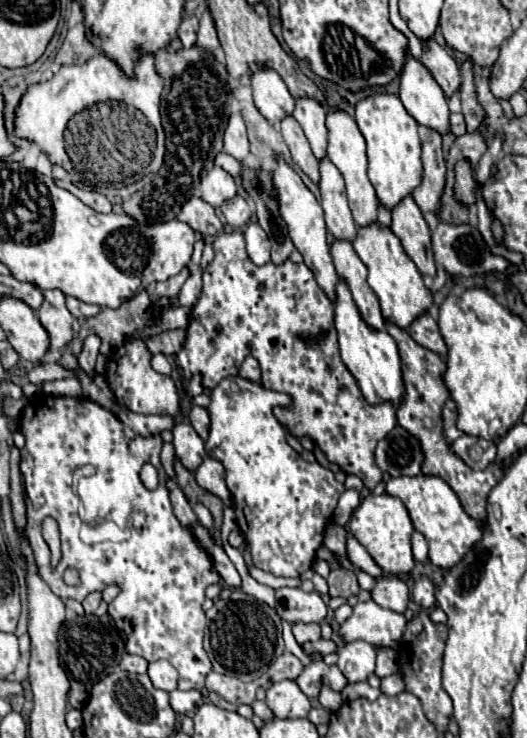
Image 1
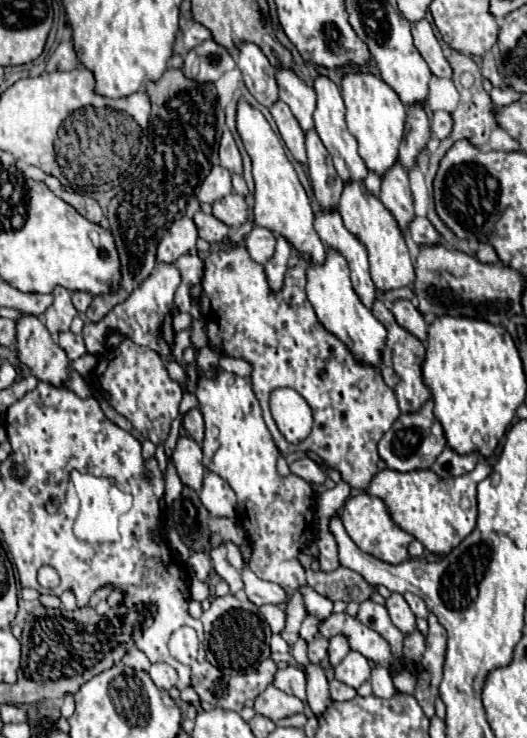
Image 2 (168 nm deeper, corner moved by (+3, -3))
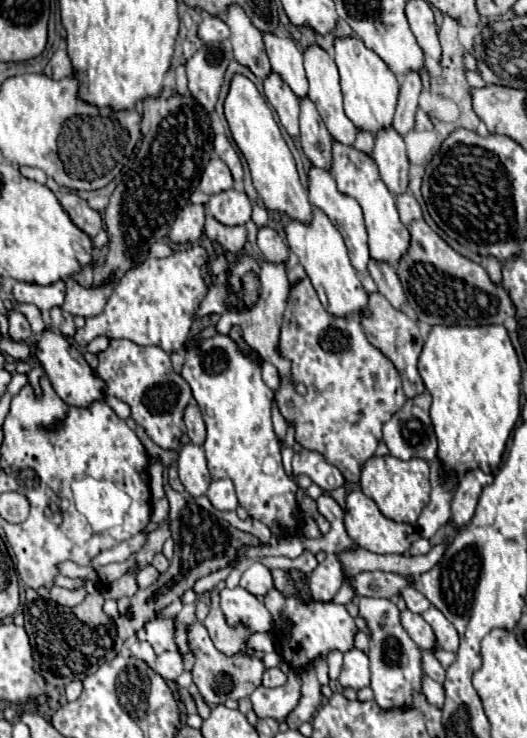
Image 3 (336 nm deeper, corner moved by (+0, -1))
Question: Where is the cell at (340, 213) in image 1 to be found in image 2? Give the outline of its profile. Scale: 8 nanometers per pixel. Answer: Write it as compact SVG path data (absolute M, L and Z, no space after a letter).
M314 130L306 134L306 150L308 150L308 178L314 188L316 202L322 210L336 210L344 184L338 178L330 154L322 146L322 140Z

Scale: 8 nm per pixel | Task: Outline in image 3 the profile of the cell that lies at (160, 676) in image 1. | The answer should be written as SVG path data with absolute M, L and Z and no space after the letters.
M163 652L157 656L155 672L161 674L165 680L177 680L183 672L183 658L179 652Z

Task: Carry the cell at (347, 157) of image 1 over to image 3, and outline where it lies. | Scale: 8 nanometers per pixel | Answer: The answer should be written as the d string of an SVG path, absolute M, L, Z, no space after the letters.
M307 46L303 52L303 60L305 60L305 72L307 72L307 80L309 80L309 98L315 102L329 134L335 140L341 140L341 144L353 144L355 142L355 126L353 122L345 116L343 112L343 100L341 100L341 88L337 84L339 76L337 76L337 66L333 56L329 56L321 46Z

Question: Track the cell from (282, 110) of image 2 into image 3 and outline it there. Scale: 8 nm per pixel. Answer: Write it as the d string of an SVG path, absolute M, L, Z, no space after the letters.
M273 70L265 76L263 88L265 88L265 96L267 96L269 104L275 108L283 128L291 136L297 136L299 134L299 100L293 94L293 90Z

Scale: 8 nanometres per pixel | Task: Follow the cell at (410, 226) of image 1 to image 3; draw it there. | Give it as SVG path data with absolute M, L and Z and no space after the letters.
M381 128L375 134L375 148L373 158L379 166L381 178L393 194L407 192L407 176L409 176L409 162L405 152L403 136L393 128Z

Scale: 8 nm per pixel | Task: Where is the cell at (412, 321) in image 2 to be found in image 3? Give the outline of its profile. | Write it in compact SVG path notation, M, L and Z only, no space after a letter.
M369 260L367 270L371 274L371 278L375 280L379 292L395 306L399 308L401 304L405 304L405 292L401 288L401 282L397 280L395 268L389 262L377 262L377 260Z

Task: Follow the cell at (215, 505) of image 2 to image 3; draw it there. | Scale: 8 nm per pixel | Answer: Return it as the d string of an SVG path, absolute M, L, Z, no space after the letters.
M223 478L223 480L215 480L211 482L209 490L207 490L207 498L211 500L211 504L221 510L221 512L231 512L235 510L239 504L237 504L237 498L235 498L235 488L233 488L233 482L229 478Z

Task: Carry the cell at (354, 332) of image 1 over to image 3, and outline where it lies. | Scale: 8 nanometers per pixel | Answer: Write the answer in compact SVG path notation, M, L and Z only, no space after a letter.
M313 208L311 222L299 222L283 216L285 220L285 236L291 252L297 254L301 266L311 278L321 304L327 312L335 316L349 314L367 314L367 292L361 286L361 280L355 274L355 268L349 262L347 248L339 230L331 224L331 220L319 208Z

